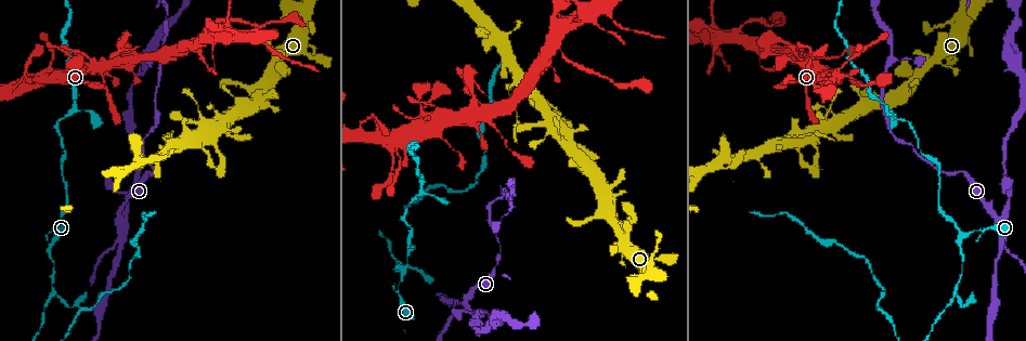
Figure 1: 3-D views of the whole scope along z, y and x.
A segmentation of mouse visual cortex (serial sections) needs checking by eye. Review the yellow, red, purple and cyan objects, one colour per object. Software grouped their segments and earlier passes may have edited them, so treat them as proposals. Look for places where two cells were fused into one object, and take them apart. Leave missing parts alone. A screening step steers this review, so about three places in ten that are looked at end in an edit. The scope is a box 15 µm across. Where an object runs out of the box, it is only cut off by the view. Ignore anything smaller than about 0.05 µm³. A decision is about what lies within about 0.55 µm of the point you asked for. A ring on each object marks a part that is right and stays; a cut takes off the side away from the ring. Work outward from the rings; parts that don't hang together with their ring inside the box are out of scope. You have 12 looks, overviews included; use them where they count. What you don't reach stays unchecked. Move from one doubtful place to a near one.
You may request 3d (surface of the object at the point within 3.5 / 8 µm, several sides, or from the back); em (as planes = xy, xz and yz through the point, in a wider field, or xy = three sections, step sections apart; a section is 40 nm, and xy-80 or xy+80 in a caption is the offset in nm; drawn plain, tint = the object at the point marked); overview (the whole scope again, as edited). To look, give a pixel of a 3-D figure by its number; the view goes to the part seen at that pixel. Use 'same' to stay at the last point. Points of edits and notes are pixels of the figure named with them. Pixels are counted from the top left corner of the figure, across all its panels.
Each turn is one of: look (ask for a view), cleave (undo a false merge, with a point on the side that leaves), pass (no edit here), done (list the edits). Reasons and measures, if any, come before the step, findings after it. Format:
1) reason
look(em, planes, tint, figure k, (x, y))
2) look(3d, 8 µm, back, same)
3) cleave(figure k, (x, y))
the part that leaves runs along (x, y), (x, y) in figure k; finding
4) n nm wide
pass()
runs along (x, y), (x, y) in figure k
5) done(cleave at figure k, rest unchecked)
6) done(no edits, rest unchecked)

arms part here
look(3d, 8 µm, back, figure 1, (1000, 239))

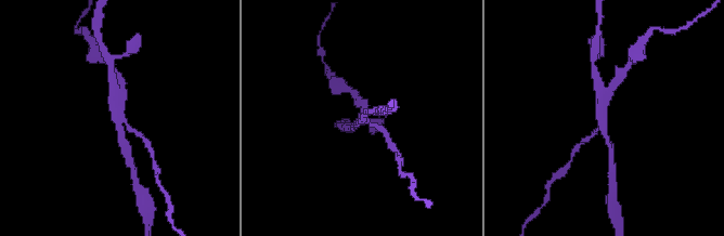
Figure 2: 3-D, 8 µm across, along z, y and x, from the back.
look(3d, 3.5 µm, figure 2, (118, 119))

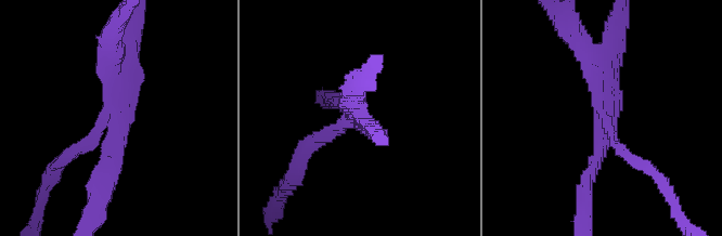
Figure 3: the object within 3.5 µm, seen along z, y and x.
3 arms; arms of 200, 200, 200 nm; shape alone is not enough
look(em, planes, tint, figure 3, (603, 117))

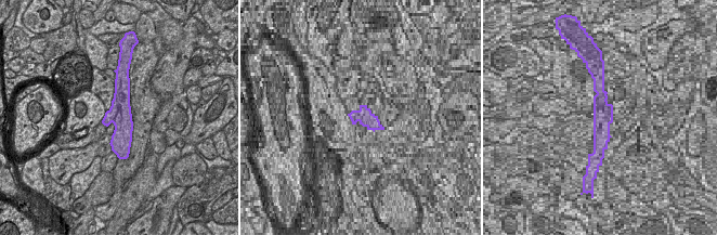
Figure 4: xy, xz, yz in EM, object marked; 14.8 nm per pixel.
cleave(figure 3, (110, 165))
the part that leaves runs along (360, 119), (381, 144), (387, 139) in figure 3; a second cell is stuck on

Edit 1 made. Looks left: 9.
see it whole again
look(overview)

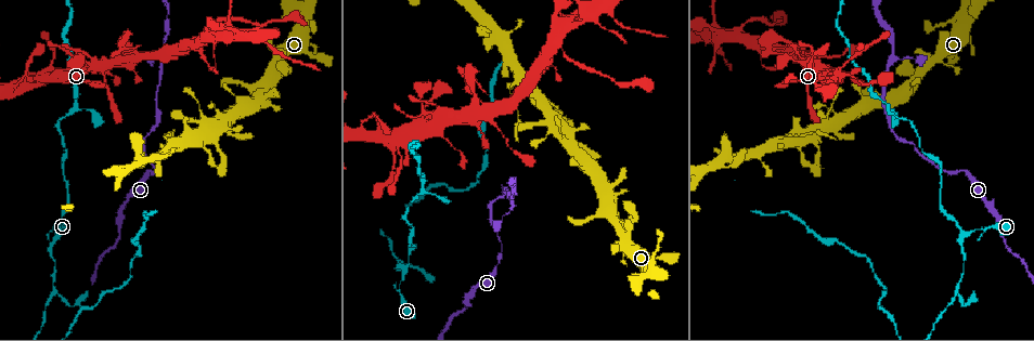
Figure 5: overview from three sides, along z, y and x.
thin neck
look(3d, 3.5 µm, figure 5, (970, 231))

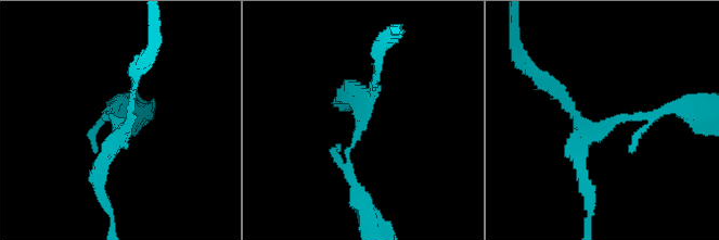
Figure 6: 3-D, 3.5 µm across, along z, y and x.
3 arms; arms of 150, 150, 200 nm
look(em, xy, step 2, tint, figure 6, (119, 130))

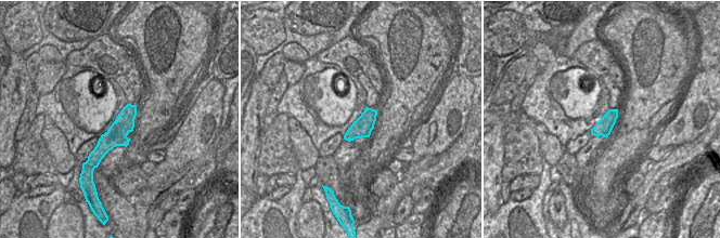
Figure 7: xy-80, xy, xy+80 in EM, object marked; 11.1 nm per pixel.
220 nm wide
pass()
runs along (133, 107), (95, 161) in figure 7; all the same cell

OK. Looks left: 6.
three arms meet
look(3d, 3.5 µm, figure 5, (69, 112))

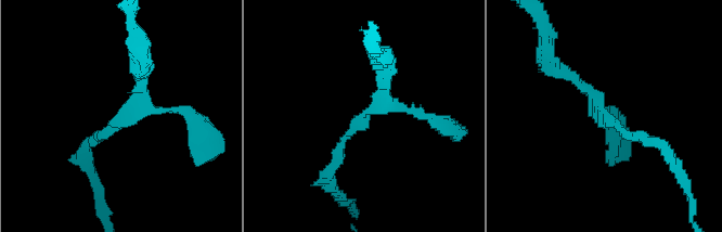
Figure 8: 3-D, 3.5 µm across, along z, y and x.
3 arms; arms of 100, 150, 150 nm; now the EM
look(em, xy, step 3, tint, figure 8, (361, 118))

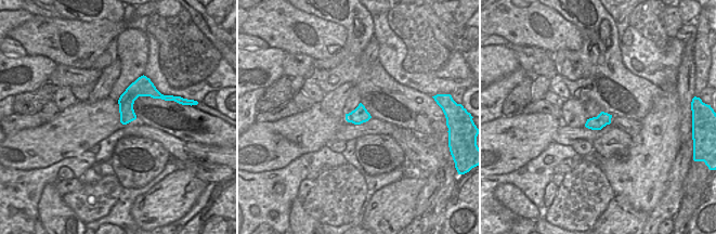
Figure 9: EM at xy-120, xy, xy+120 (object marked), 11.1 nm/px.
pass()
all the same cell

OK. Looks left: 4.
side arm on a straight run
look(3d, 8 µm, figure 5, (172, 141))

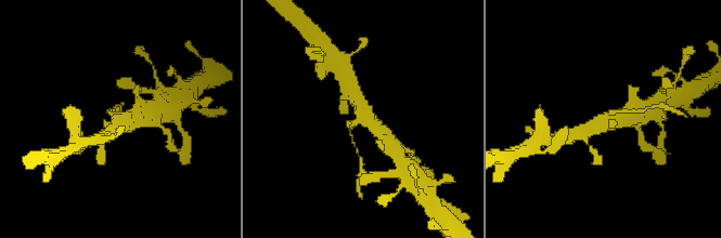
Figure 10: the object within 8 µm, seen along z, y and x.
zoom in
look(3d, 3.5 µm, figure 10, (608, 114))

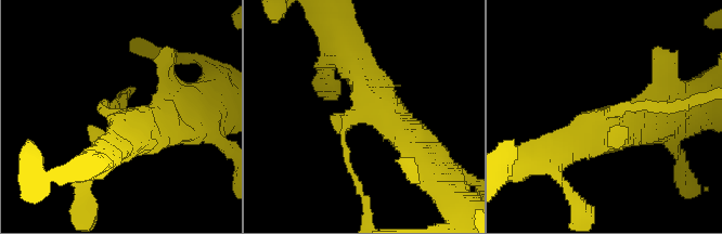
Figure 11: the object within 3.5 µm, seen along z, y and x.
shape alone is not enough
look(em, xy, step 1, tint, figure 11, (368, 112))

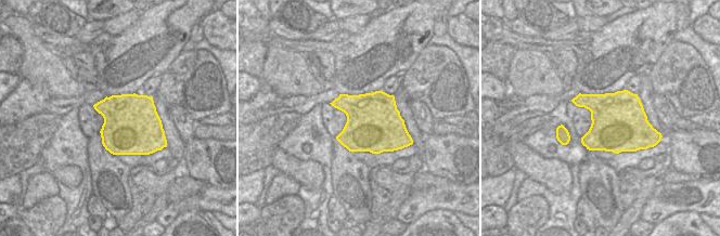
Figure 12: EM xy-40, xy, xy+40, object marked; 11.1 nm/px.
pass()
runs along (429, 157), (373, 100), (346, 49) in figure 11; continuous, no second cell

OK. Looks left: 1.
done(cleave at figure 3, rest unchecked)

